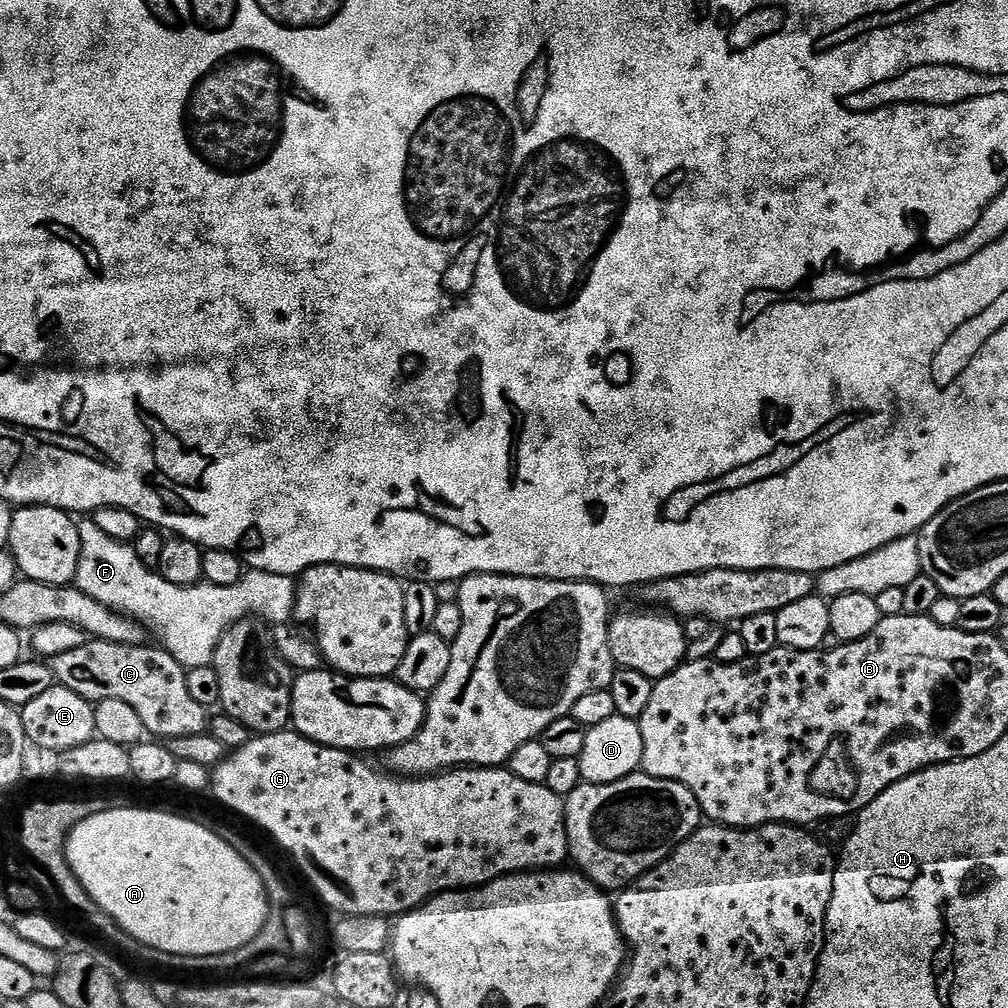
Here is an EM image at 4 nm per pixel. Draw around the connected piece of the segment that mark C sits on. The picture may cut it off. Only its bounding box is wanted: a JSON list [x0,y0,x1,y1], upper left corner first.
[50,639,209,742]

